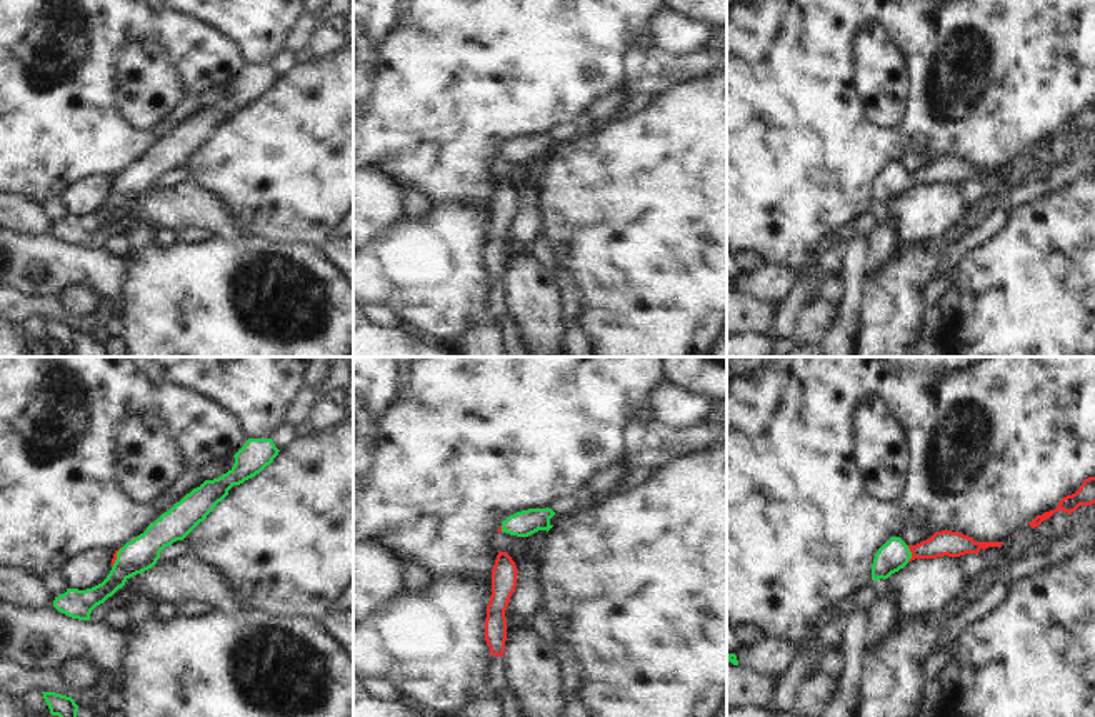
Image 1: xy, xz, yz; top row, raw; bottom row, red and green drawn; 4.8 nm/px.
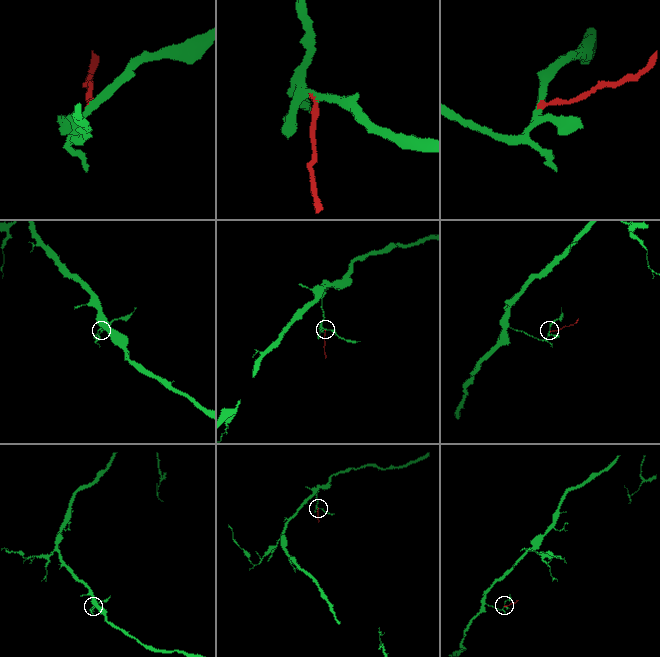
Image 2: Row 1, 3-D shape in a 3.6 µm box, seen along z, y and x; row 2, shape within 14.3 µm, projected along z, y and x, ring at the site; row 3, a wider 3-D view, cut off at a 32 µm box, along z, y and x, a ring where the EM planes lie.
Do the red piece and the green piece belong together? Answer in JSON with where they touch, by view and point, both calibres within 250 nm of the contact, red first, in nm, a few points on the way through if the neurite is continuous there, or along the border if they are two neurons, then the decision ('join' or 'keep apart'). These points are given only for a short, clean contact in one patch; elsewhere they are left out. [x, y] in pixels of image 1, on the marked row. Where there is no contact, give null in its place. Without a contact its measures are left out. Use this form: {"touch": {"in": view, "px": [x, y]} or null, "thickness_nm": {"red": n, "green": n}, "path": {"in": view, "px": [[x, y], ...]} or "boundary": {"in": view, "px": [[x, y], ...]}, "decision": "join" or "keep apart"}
{"touch": {"in": "yz", "px": [912, 554]}, "thickness_nm": {"red": 130, "green": 140}, "path": {"in": "yz", "px": [[954, 544], [939, 544], [912, 554], [895, 554]]}, "decision": "join"}

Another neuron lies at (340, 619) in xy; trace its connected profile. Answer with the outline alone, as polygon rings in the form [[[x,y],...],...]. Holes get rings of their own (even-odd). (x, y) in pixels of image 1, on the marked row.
[[[353,585],[333,605],[323,624],[353,654]]]

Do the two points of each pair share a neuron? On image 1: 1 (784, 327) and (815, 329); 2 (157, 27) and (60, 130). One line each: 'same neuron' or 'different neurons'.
1: different neurons
2: same neuron

